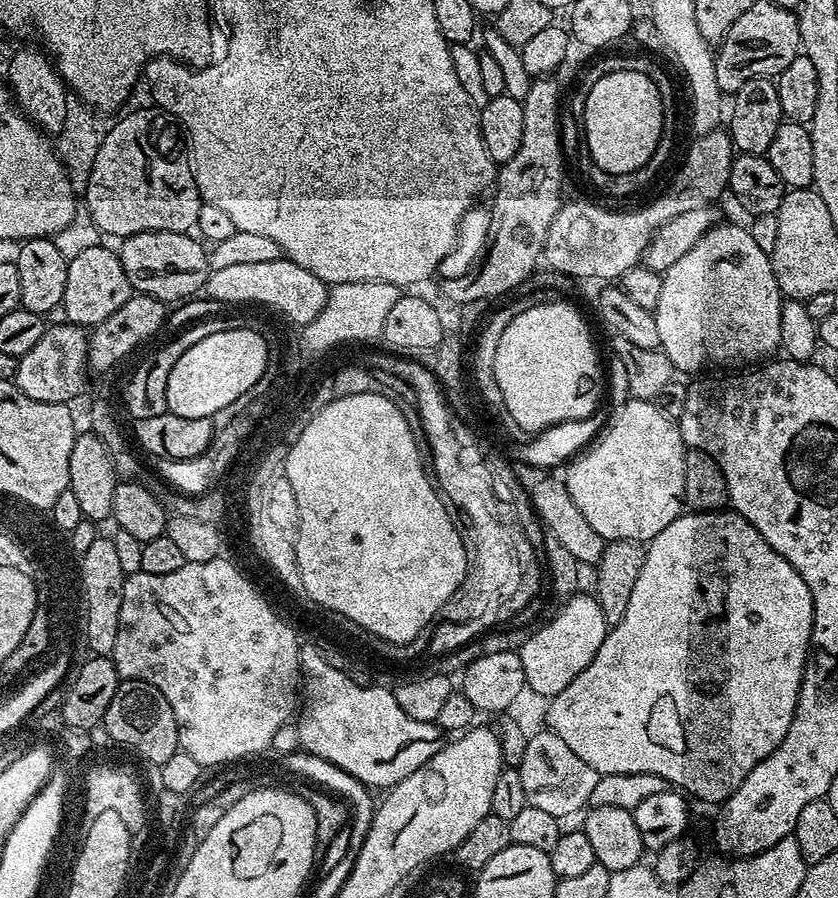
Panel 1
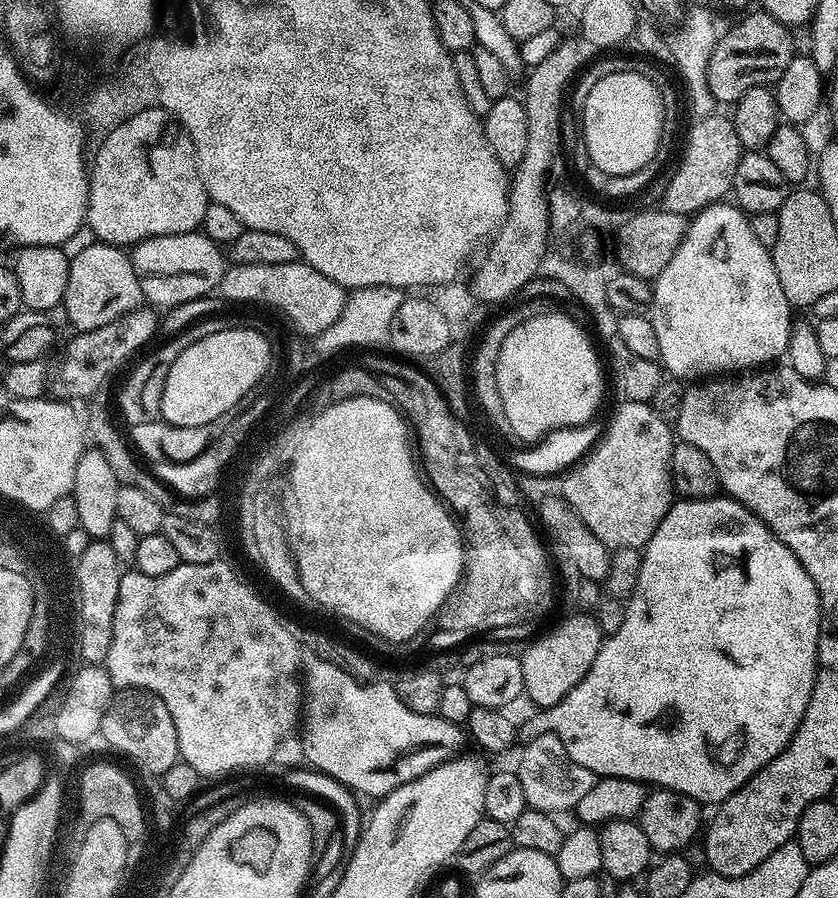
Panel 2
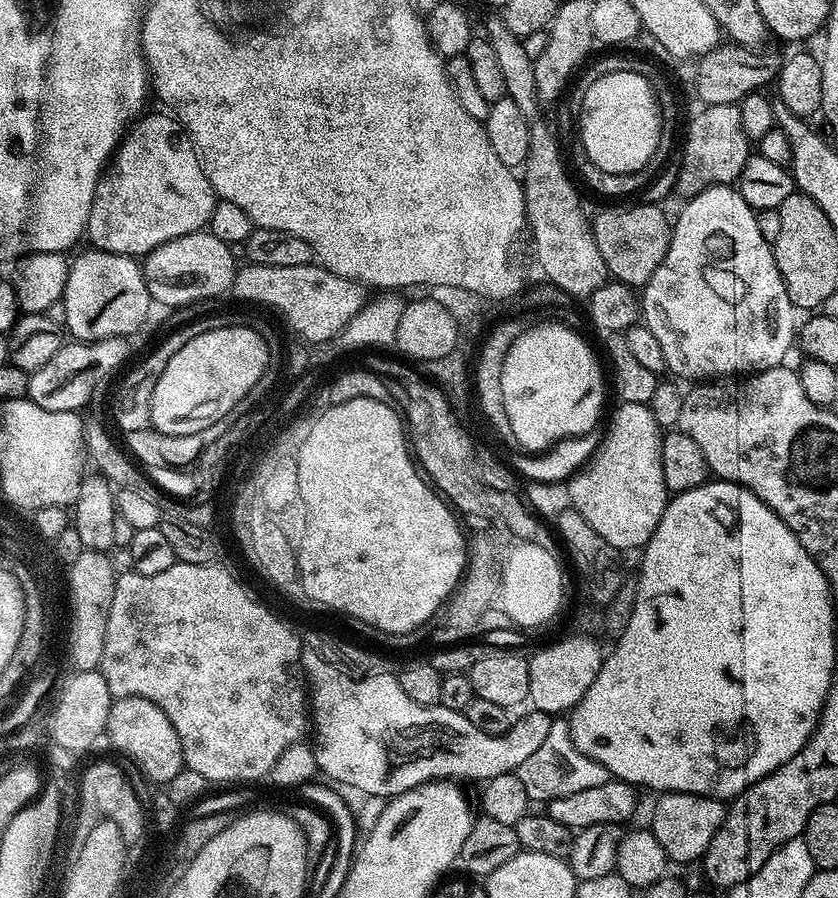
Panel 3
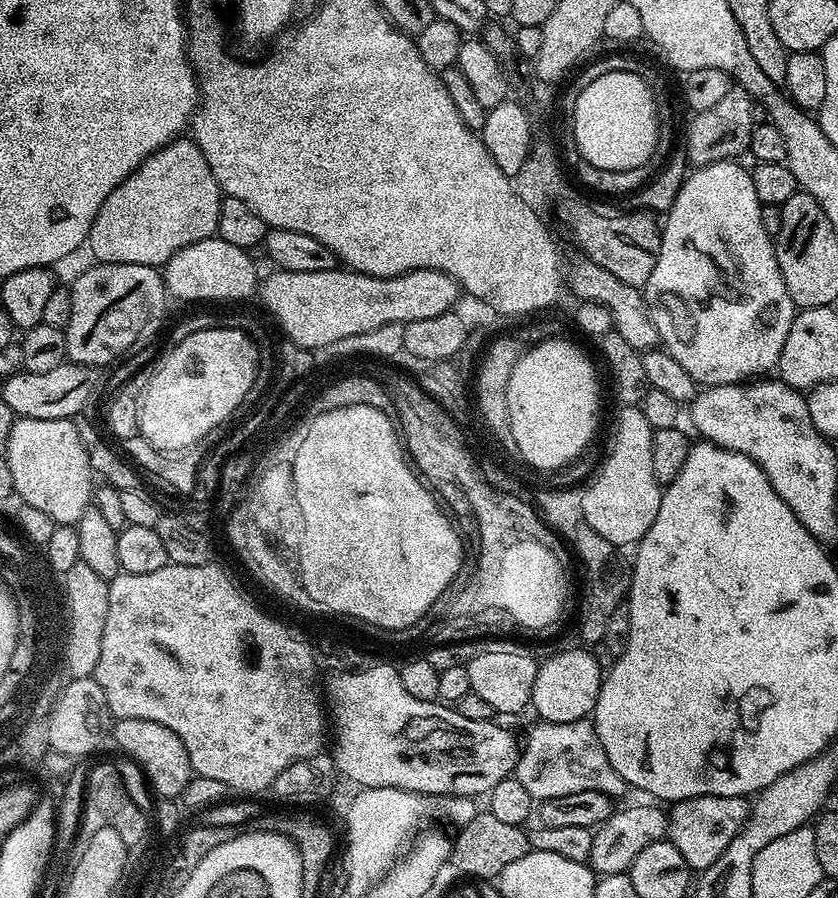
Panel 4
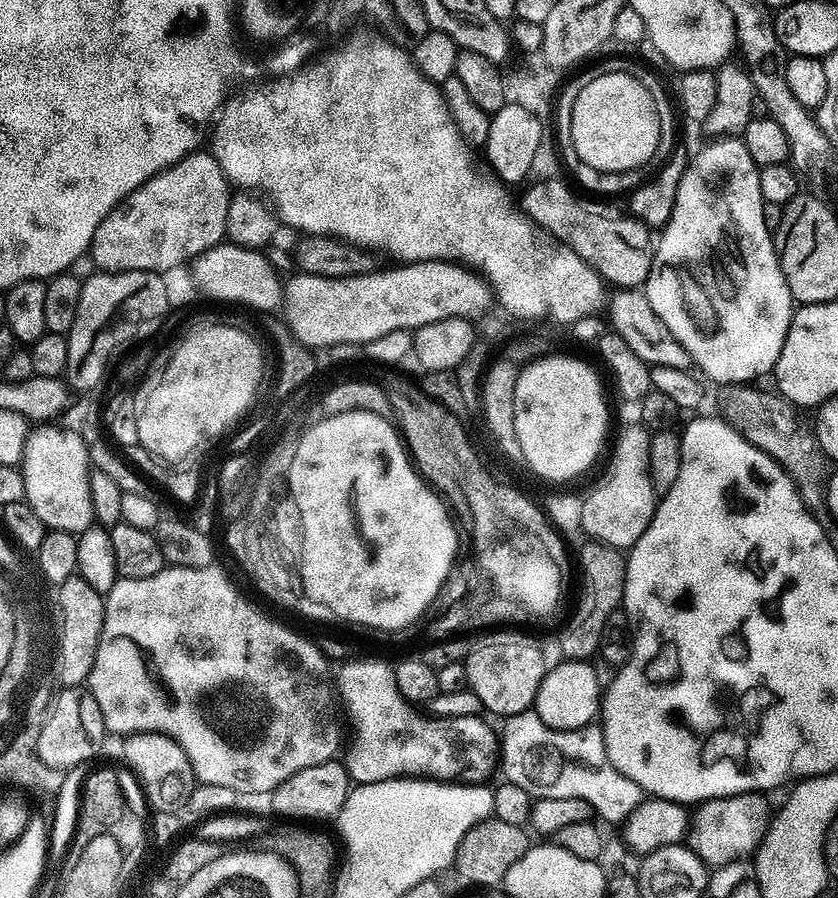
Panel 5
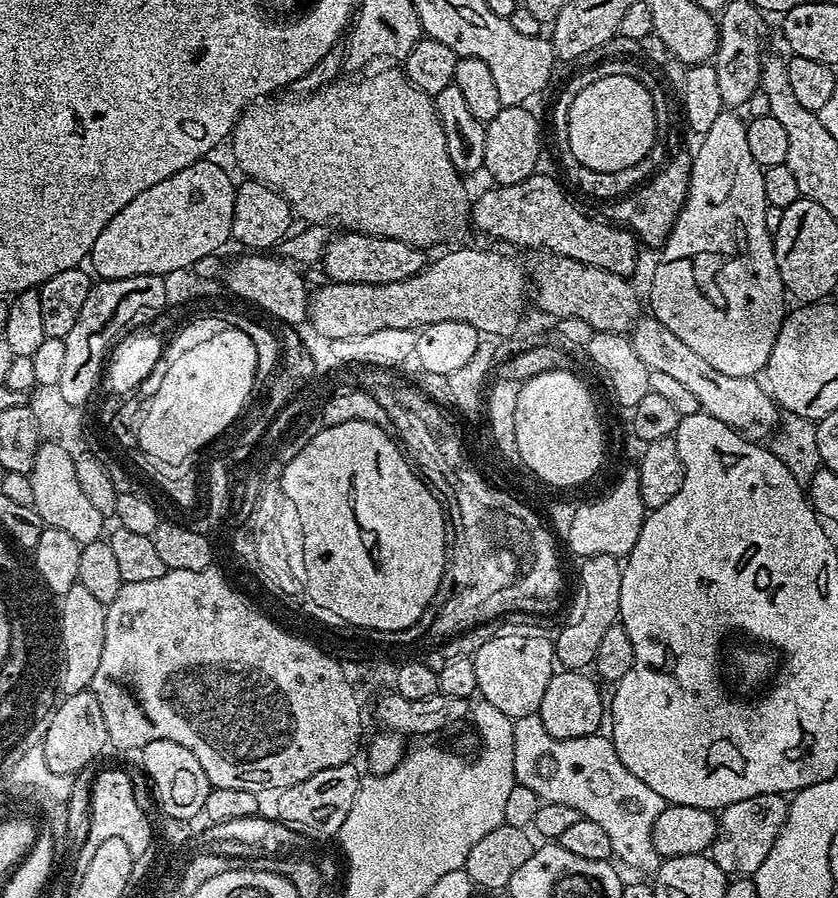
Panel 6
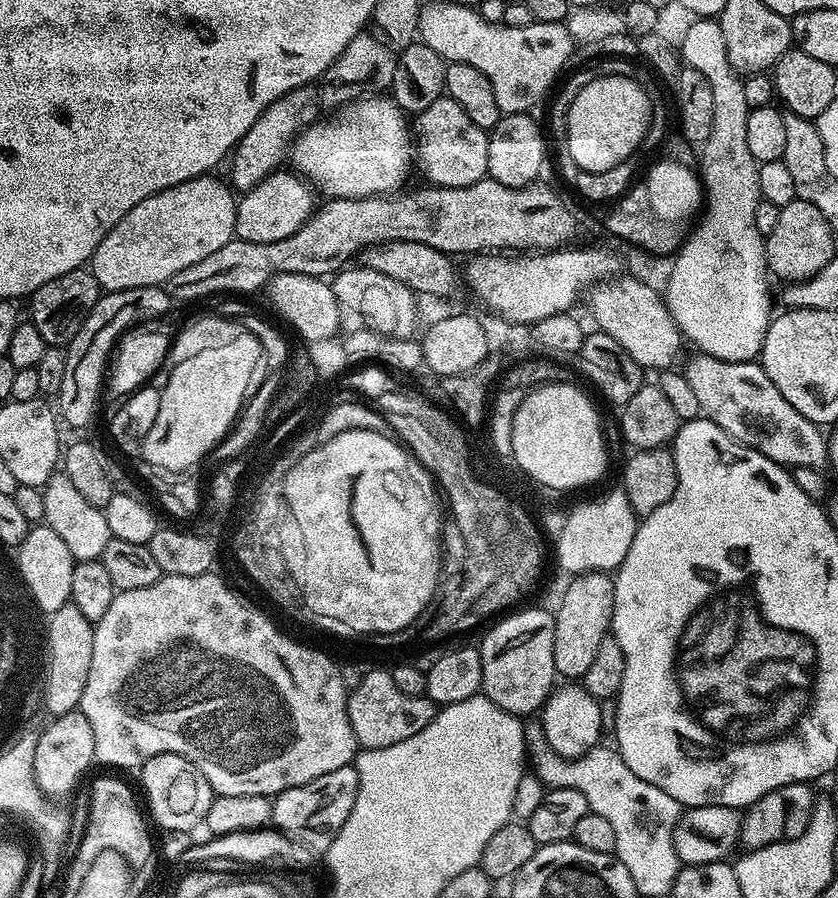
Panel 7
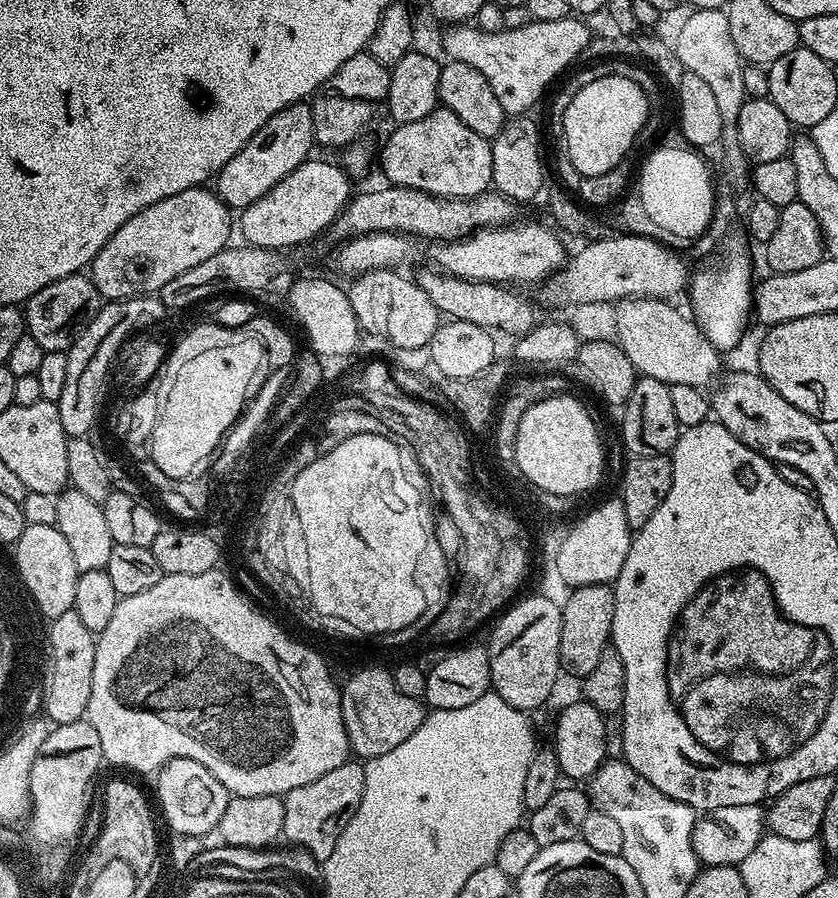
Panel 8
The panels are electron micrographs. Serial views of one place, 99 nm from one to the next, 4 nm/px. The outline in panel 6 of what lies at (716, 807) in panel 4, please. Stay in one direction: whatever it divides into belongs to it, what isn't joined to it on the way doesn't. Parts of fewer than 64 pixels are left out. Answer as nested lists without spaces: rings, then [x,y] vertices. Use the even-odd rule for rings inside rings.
[[[779,792],[742,798],[742,802],[727,804],[719,809],[716,837],[710,849],[712,860],[726,874],[751,877],[758,870],[758,866],[766,862],[766,854],[770,854],[770,846],[774,846],[786,822],[787,813],[788,800]]]

